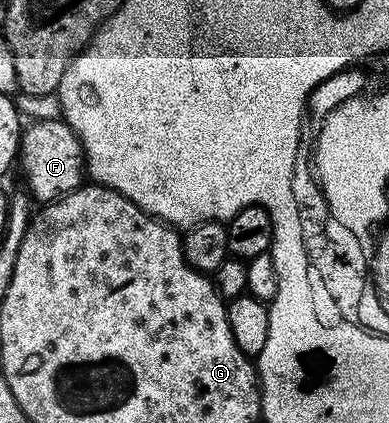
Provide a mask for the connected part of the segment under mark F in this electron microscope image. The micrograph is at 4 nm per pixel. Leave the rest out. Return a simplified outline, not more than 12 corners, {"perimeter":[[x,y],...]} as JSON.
{"perimeter":[[61,118],[27,123],[16,164],[42,206],[87,175],[80,138]]}

